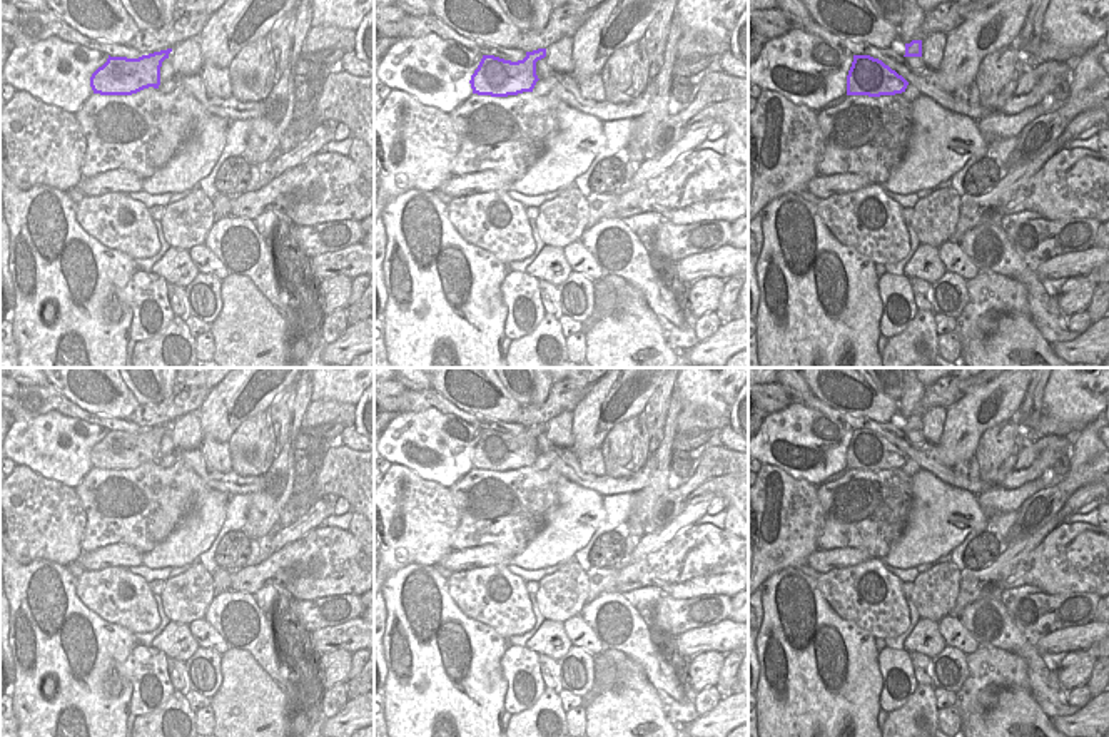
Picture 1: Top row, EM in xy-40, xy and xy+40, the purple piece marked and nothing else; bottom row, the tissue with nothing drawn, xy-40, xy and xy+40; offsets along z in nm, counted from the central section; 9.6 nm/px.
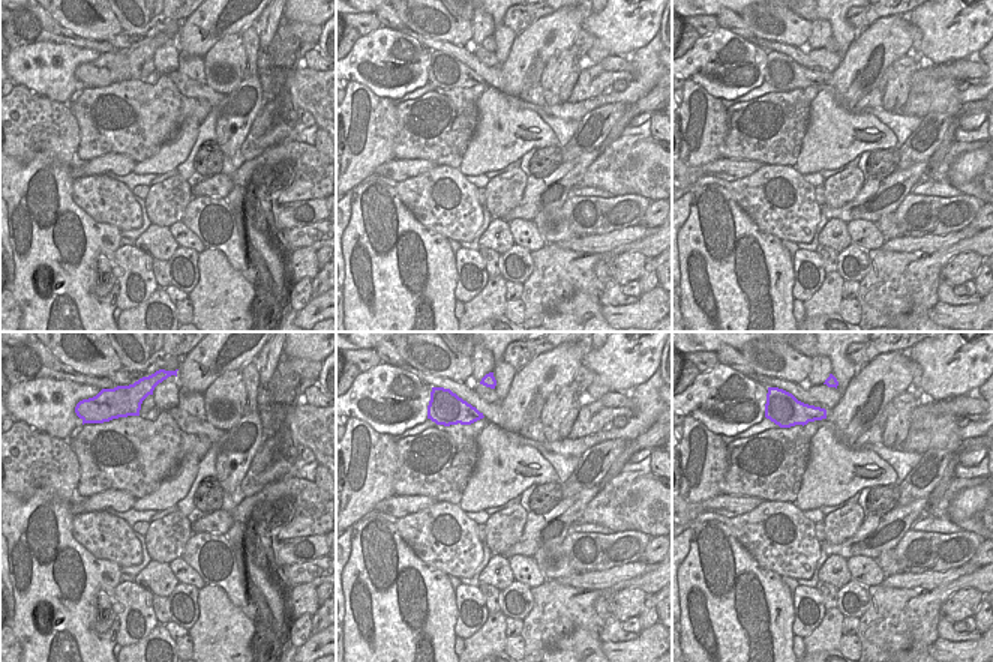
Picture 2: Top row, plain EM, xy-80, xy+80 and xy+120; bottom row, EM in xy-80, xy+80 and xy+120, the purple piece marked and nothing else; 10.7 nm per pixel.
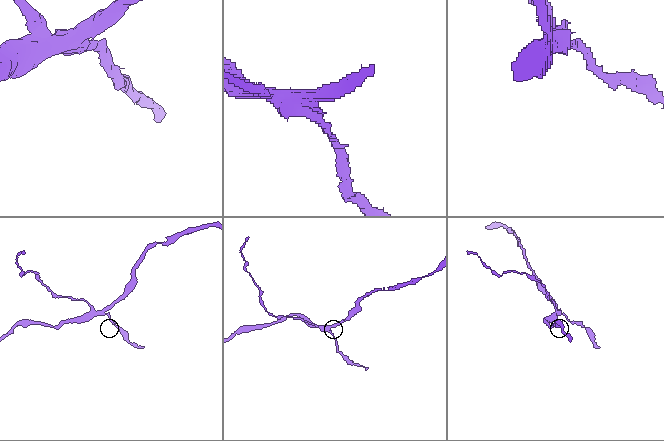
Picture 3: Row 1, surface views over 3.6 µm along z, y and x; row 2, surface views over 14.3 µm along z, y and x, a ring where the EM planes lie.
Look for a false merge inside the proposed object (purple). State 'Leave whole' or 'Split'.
Split

